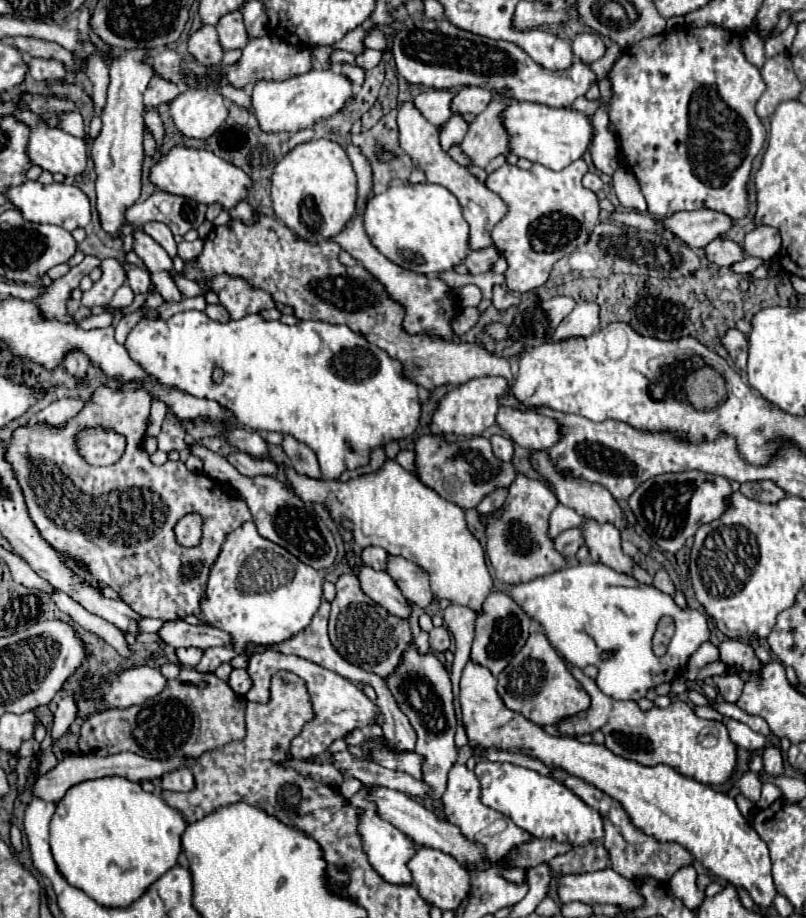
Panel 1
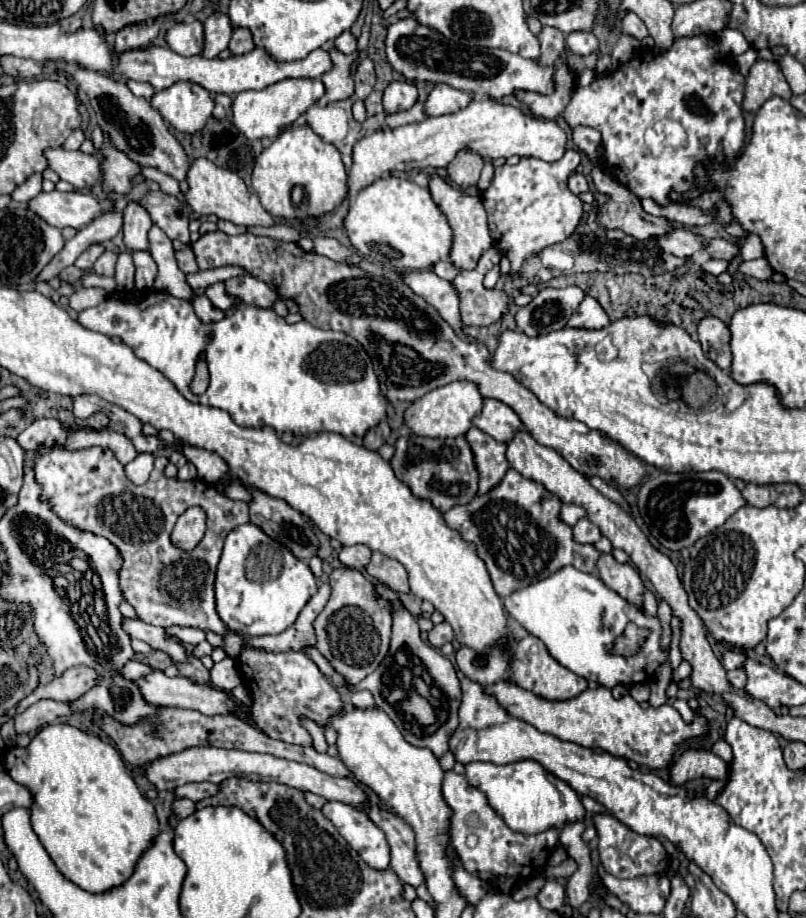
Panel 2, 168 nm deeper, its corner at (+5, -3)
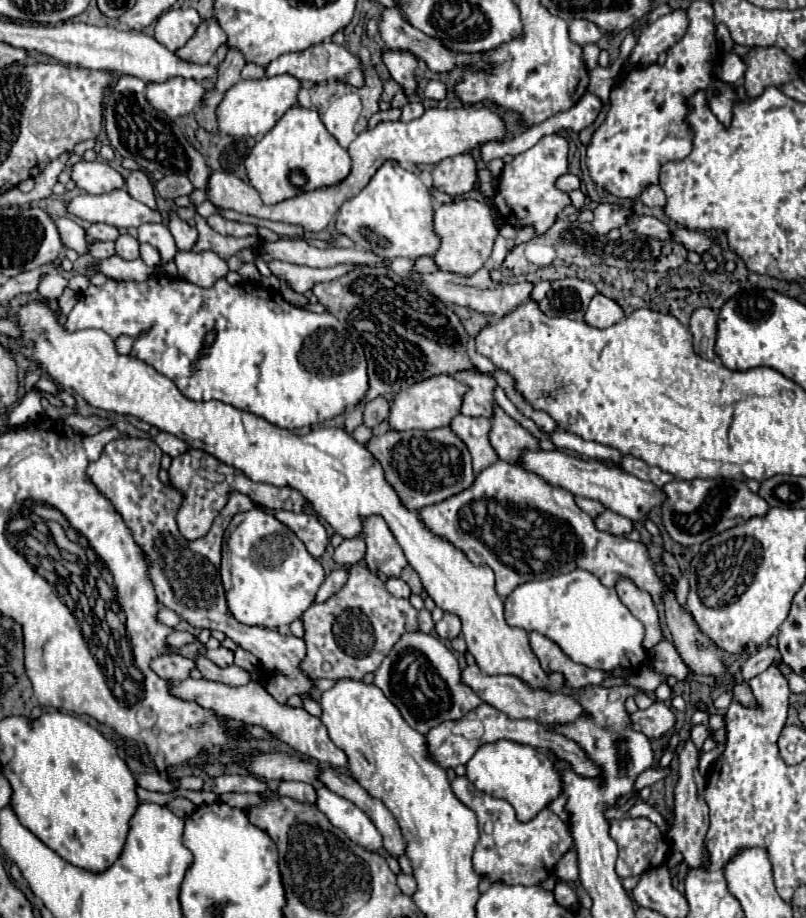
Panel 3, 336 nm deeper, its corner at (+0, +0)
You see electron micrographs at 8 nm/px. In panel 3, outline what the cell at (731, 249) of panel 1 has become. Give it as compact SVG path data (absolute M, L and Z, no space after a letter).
M635 214L635 218L631 220L629 228L635 230L635 232L639 232L639 234L663 240L663 242L667 242L667 240L673 238L669 226L665 222L661 222L661 220L657 220L657 218L653 218L653 216L639 216L639 214Z

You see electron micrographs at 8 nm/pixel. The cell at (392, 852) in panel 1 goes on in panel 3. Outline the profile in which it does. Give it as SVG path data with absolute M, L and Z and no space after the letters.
M319 788L317 806L331 820L331 824L339 826L339 830L343 830L347 838L351 838L355 844L371 852L379 852L383 848L383 838L379 830L369 820L369 816L353 802L333 794L329 788Z

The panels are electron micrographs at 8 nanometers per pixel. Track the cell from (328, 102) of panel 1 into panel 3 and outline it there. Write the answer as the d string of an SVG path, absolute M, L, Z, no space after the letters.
M291 74L261 80L239 80L225 92L225 98L217 108L219 130L229 136L265 136L277 124L277 120L297 104L299 90L301 80L291 78Z

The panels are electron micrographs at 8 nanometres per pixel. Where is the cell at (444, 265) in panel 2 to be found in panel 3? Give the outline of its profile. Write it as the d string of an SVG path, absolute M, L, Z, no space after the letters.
M423 256L423 258L419 258L419 260L415 260L415 268L419 270L419 272L423 272L423 274L431 274L431 272L437 272L437 264L435 264L435 260L433 258L429 258L429 256Z

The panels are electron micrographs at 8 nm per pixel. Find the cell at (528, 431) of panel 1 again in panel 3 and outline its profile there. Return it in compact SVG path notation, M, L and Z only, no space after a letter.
M467 370L463 374L455 374L455 378L467 386L471 386L471 390L467 392L467 398L463 398L463 406L461 406L461 414L465 416L485 416L485 418L493 418L493 410L495 410L495 380L485 376L485 374L477 374L475 370Z

